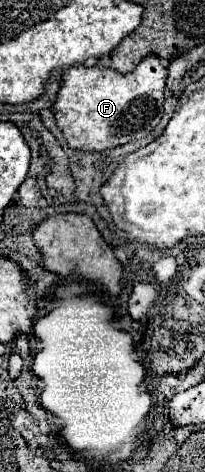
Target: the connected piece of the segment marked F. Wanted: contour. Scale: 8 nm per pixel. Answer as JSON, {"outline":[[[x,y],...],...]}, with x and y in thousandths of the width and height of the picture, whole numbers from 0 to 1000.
{"outline":[[[766,117],[707,121],[639,155],[571,155],[522,142],[337,142],[307,155],[307,180],[278,197],[278,218],[259,227],[268,256],[307,278],[346,316],[395,320],[522,320],[629,299],[717,290],[795,248],[795,214],[805,214],[805,172],[815,172],[815,142],[785,133]]]}

